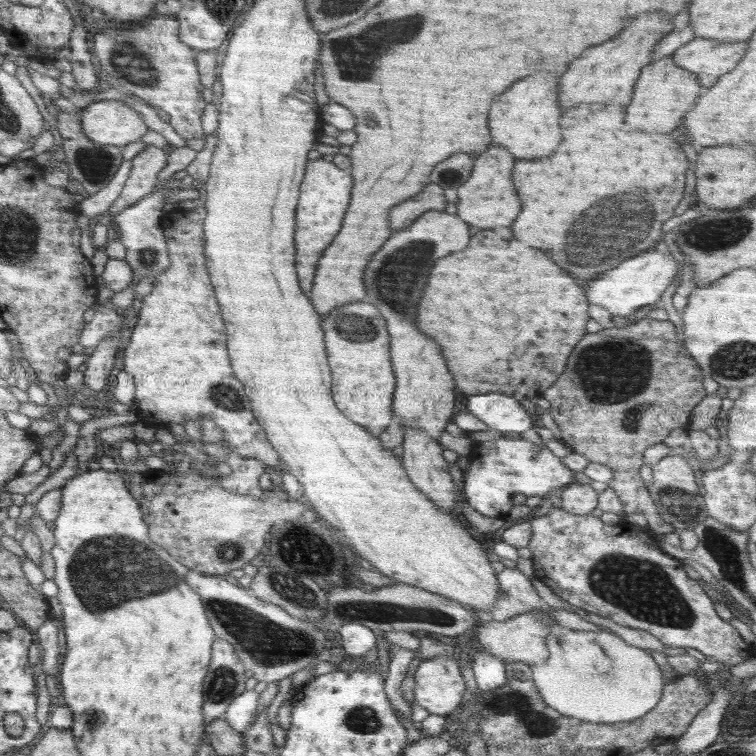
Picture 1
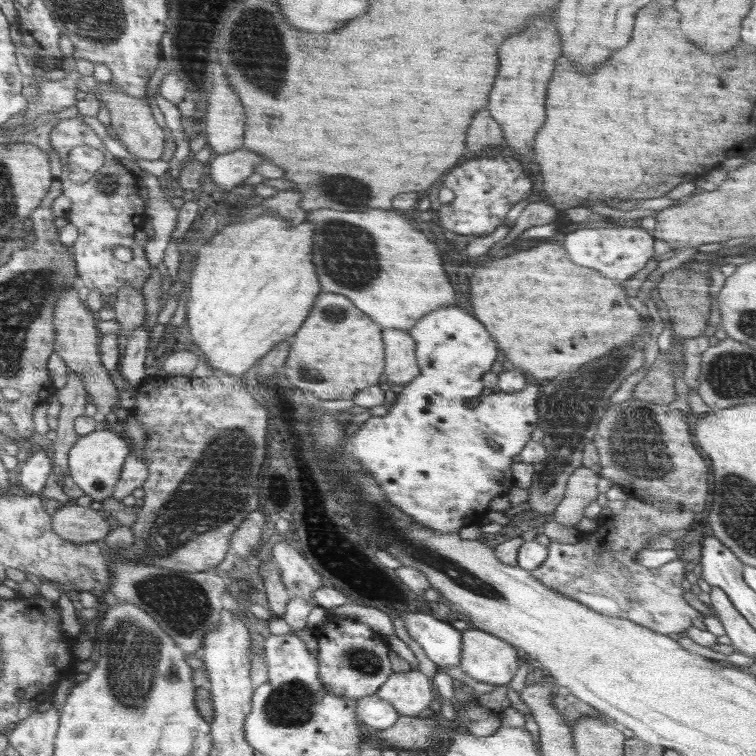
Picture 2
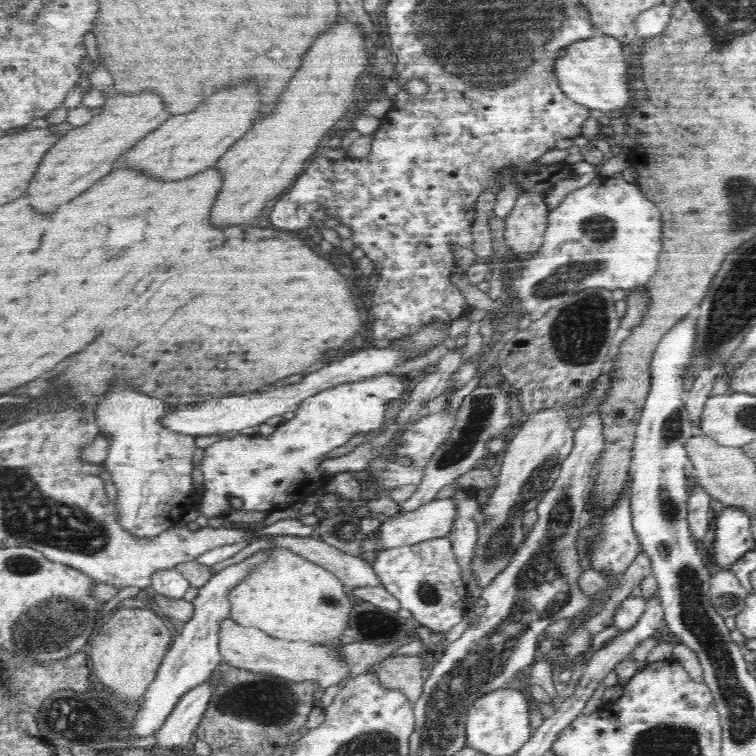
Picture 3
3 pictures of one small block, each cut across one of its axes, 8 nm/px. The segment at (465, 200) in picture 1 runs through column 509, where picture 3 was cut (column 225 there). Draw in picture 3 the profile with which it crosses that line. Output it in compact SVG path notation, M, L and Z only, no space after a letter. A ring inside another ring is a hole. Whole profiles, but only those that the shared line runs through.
M345 19L330 24L332 30L316 38L304 58L300 72L288 82L288 90L280 96L276 110L252 126L228 152L216 168L222 172L222 188L212 208L214 226L244 224L256 218L266 202L280 196L290 188L308 156L316 150L322 136L353 106L356 81L366 68L370 54L366 49L366 36L361 26ZM308 154L308 156L304 156Z

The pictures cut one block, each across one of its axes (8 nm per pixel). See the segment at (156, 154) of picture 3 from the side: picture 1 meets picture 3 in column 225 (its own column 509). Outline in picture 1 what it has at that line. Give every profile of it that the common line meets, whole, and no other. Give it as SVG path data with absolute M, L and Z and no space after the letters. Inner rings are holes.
M530 76L516 82L508 92L498 96L488 114L492 144L506 148L518 160L548 158L560 144L560 110L556 102L556 80Z

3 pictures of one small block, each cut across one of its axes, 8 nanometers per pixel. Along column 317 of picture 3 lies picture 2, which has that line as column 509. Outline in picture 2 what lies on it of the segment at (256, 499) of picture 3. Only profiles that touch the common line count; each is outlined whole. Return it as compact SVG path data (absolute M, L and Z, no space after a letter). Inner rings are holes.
M444 306L436 308L434 312L426 316L422 316L412 328L408 331L410 336L416 342L415 357L417 358L418 366L420 367L420 374L410 382L404 384L397 389L397 400L388 407L388 413L384 416L372 416L366 424L360 424L360 430L353 434L350 440L346 440L342 444L344 455L352 455L362 462L368 470L372 470L378 478L380 478L380 488L384 488L384 493L388 495L388 501L392 505L400 508L406 515L412 517L414 523L430 529L436 529L438 533L456 533L461 528L469 527L472 525L481 525L481 522L487 516L489 511L490 501L493 498L505 496L508 490L515 486L514 476L512 475L512 463L514 456L518 456L522 447L531 440L532 432L539 428L538 425L538 412L536 412L536 403L538 403L538 388L536 386L525 386L520 392L498 392L482 396L483 382L482 376L486 372L490 372L490 368L494 361L501 358L498 356L498 348L496 342L492 340L492 336L484 330L484 326L470 316L468 312L464 312L458 306Z

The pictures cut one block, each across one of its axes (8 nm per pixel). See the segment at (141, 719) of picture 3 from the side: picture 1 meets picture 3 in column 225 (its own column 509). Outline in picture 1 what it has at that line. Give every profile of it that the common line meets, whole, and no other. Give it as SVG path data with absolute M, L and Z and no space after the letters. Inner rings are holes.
M505 567L496 575L500 582L500 597L492 607L494 621L510 620L515 616L528 613L536 608L546 609L547 604L540 598L530 578L518 568Z

